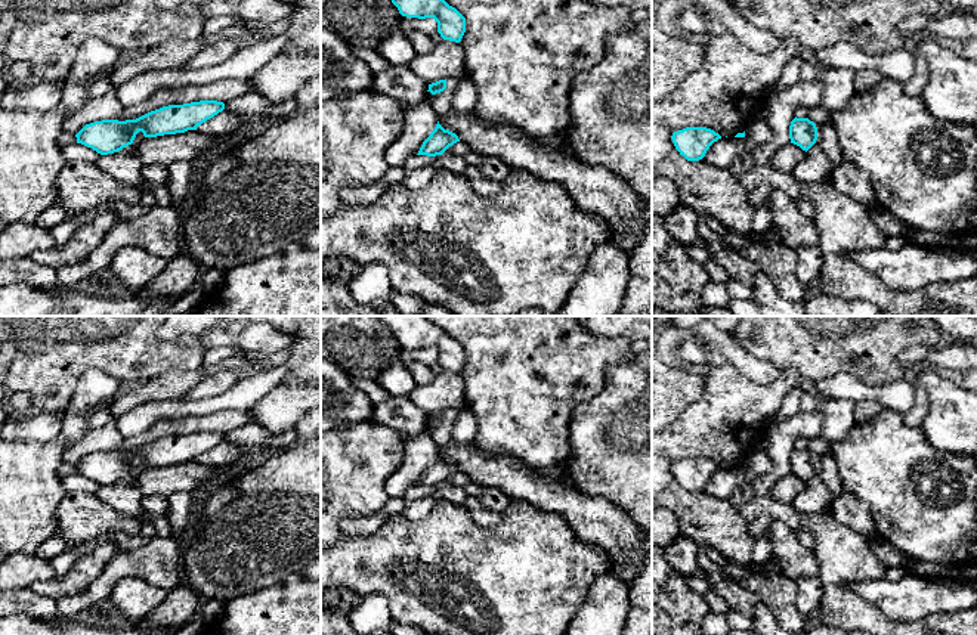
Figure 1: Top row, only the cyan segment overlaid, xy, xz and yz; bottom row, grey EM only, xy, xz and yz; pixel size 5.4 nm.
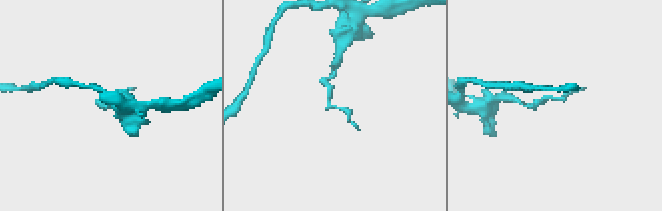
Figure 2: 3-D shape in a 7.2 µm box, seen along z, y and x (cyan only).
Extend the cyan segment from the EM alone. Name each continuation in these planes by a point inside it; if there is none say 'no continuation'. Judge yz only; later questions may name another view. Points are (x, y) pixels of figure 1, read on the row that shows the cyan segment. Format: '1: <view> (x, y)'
no continuation

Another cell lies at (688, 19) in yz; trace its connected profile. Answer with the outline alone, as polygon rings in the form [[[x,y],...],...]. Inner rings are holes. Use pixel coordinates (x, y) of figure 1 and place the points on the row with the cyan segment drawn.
[[[658,0],[655,24],[664,32],[702,46],[726,32],[721,19],[698,0]]]

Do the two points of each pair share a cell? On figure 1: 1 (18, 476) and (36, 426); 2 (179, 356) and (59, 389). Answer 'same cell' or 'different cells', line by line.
1: different cells
2: same cell

